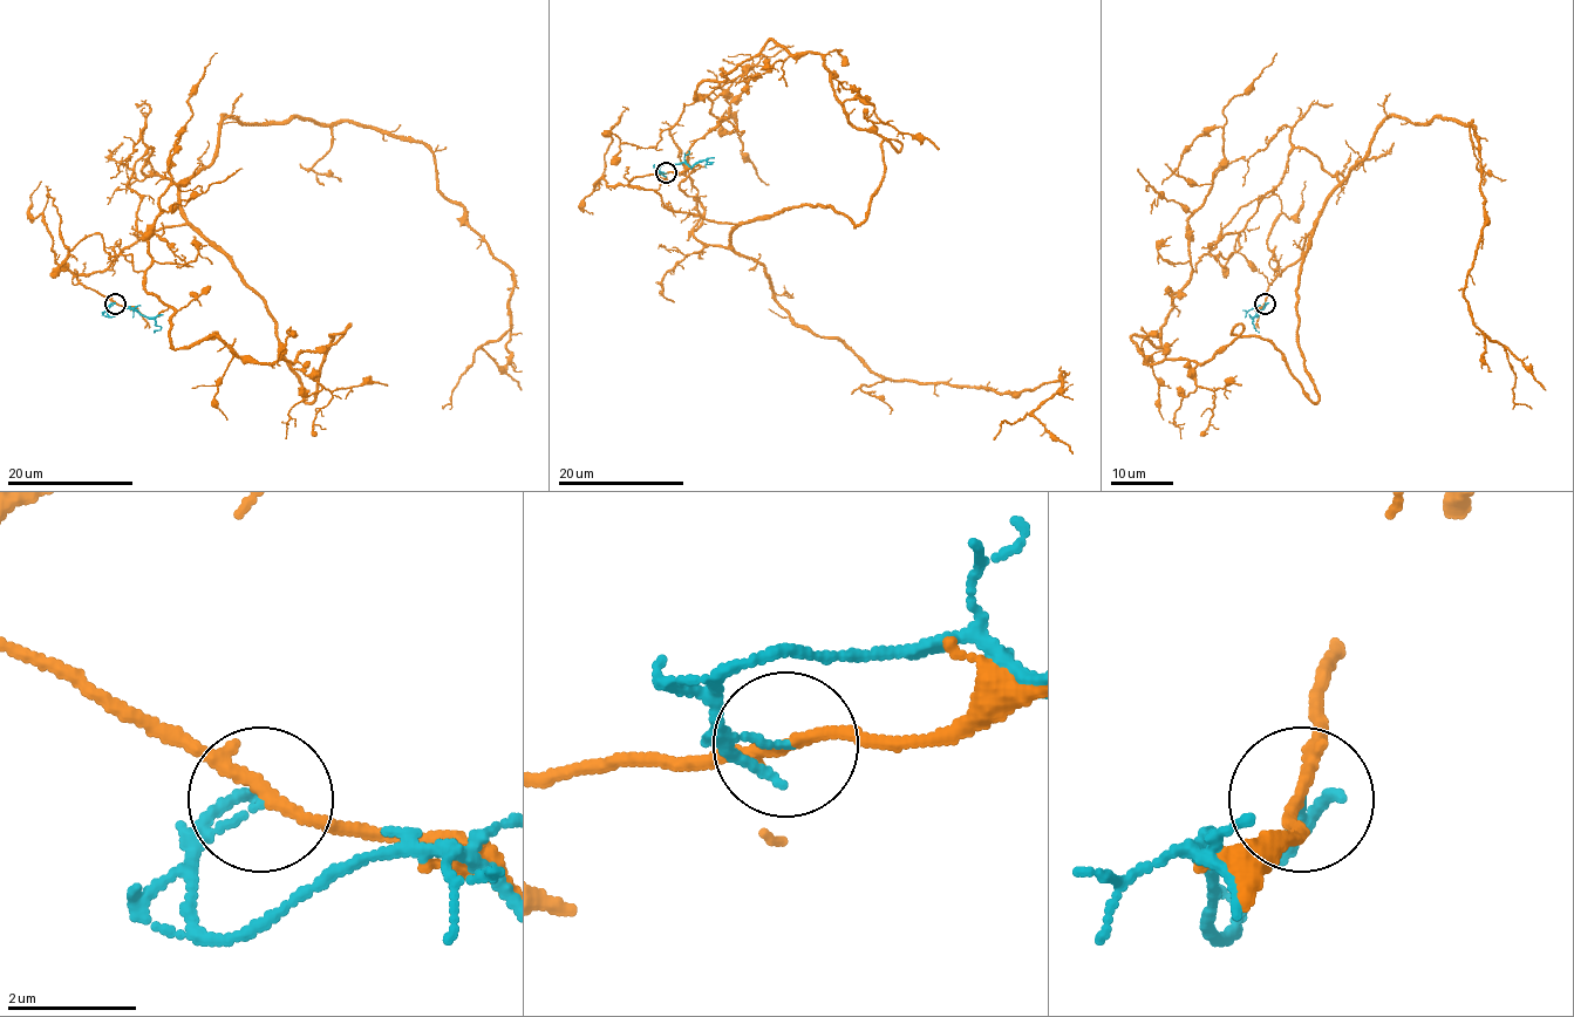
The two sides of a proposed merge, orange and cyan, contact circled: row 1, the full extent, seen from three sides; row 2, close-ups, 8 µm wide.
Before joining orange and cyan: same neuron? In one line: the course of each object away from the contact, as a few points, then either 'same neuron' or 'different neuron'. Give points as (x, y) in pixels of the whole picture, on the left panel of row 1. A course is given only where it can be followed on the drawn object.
orange runs (115, 304), (77, 278), (192, 225), (308, 402), (349, 326), (291, 363), (176, 349), (144, 287), (217, 53); cyan runs (115, 304), (108, 308), (110, 316), (135, 308), (161, 327), (154, 332); different neuron

